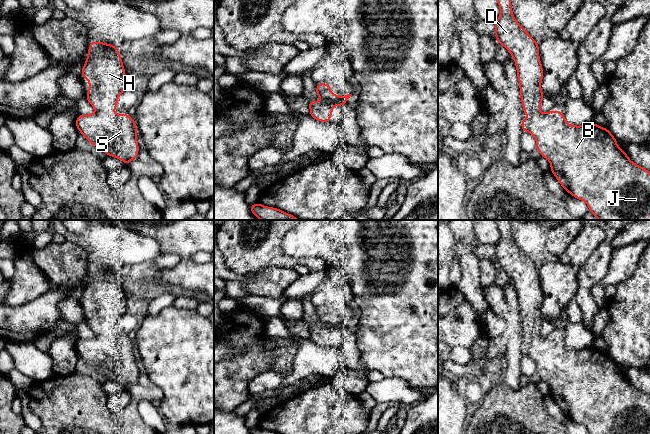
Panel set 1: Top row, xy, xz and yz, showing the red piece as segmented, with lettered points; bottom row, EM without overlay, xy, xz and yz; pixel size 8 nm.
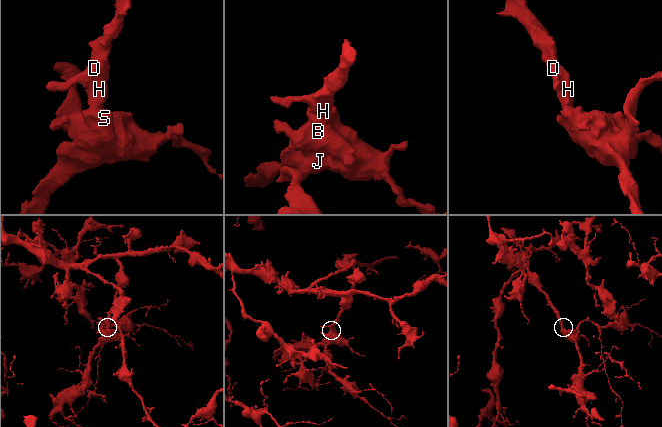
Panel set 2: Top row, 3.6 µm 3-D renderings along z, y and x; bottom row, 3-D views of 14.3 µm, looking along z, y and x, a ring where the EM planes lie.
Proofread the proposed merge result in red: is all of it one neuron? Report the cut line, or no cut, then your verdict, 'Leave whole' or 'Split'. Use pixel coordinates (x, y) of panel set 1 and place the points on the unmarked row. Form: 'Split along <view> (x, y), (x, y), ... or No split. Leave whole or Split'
No split. Leave whole

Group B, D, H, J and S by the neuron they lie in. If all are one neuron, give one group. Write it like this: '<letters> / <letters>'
B D H J S

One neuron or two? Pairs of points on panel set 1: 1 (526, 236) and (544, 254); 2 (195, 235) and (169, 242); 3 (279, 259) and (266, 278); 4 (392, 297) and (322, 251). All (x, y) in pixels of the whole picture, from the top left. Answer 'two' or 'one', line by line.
1: one
2: one
3: two
4: one

